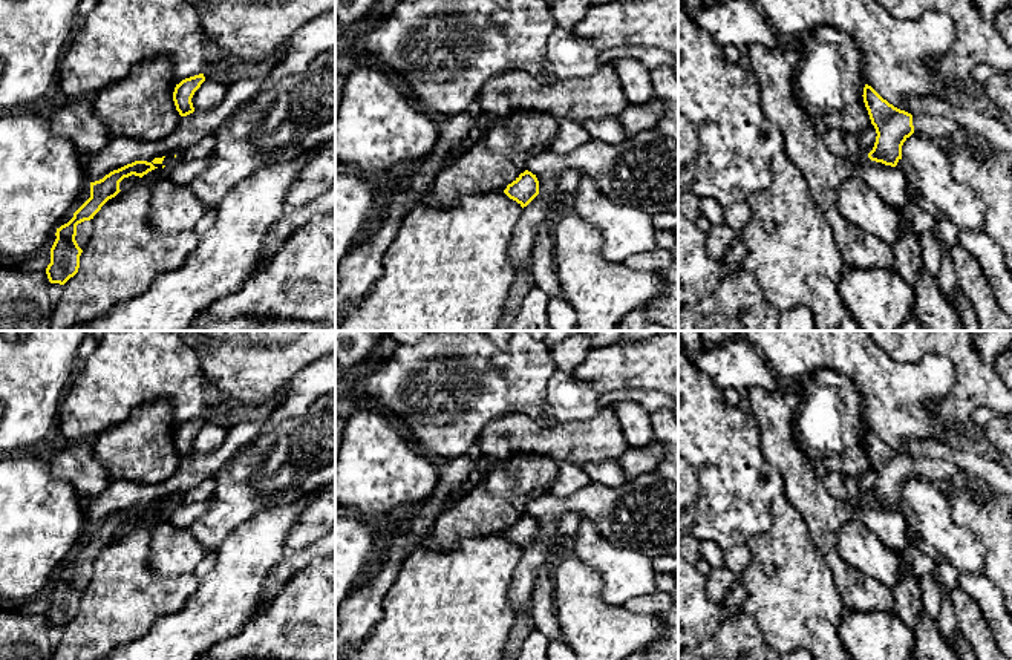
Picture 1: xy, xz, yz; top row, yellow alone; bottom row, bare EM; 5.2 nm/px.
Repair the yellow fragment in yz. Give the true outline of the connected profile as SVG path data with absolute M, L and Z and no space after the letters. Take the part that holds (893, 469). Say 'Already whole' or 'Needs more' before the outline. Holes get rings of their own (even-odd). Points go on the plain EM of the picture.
Needs more. M871 429L863 430L863 446L876 472L876 485L868 501L896 510L902 488L912 478L946 485L958 481L961 470L948 459L908 456L883 443Z

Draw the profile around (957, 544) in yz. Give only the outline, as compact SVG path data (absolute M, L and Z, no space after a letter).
M912 476L902 488L902 501L919 518L923 539L957 571L978 574L984 567L984 545L958 525L940 484Z

